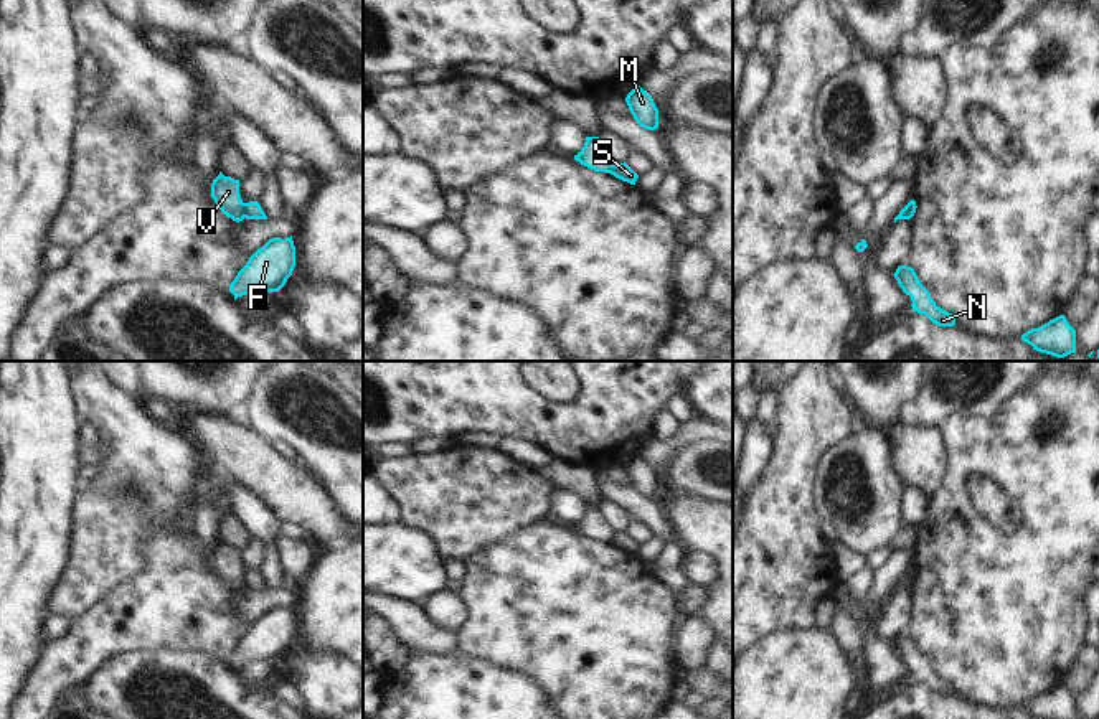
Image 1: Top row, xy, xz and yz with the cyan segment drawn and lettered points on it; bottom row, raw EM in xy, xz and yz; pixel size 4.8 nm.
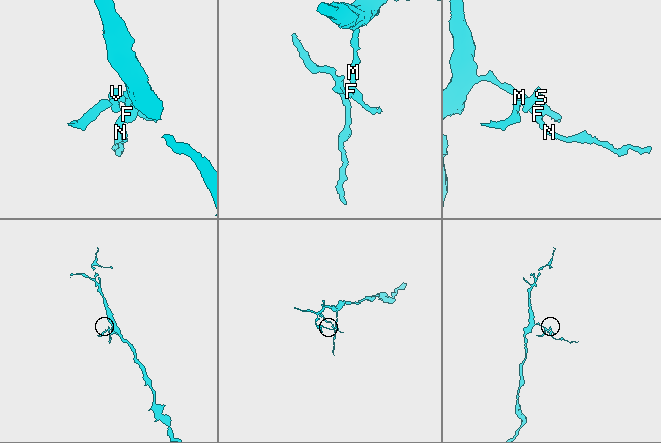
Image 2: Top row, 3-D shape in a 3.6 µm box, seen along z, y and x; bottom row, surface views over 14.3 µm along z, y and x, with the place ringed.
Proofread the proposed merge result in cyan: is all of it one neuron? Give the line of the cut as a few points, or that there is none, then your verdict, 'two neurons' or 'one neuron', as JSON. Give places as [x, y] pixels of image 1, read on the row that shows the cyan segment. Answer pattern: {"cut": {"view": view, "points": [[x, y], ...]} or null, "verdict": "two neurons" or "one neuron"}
{"cut": {"view": "xy", "points": [[241, 203], [245, 216]]}, "verdict": "two neurons"}

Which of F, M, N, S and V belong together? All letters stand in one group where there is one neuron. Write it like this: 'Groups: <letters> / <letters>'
Groups: F M N S / V

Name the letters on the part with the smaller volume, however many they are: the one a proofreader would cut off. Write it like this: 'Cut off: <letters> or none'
Cut off: V

